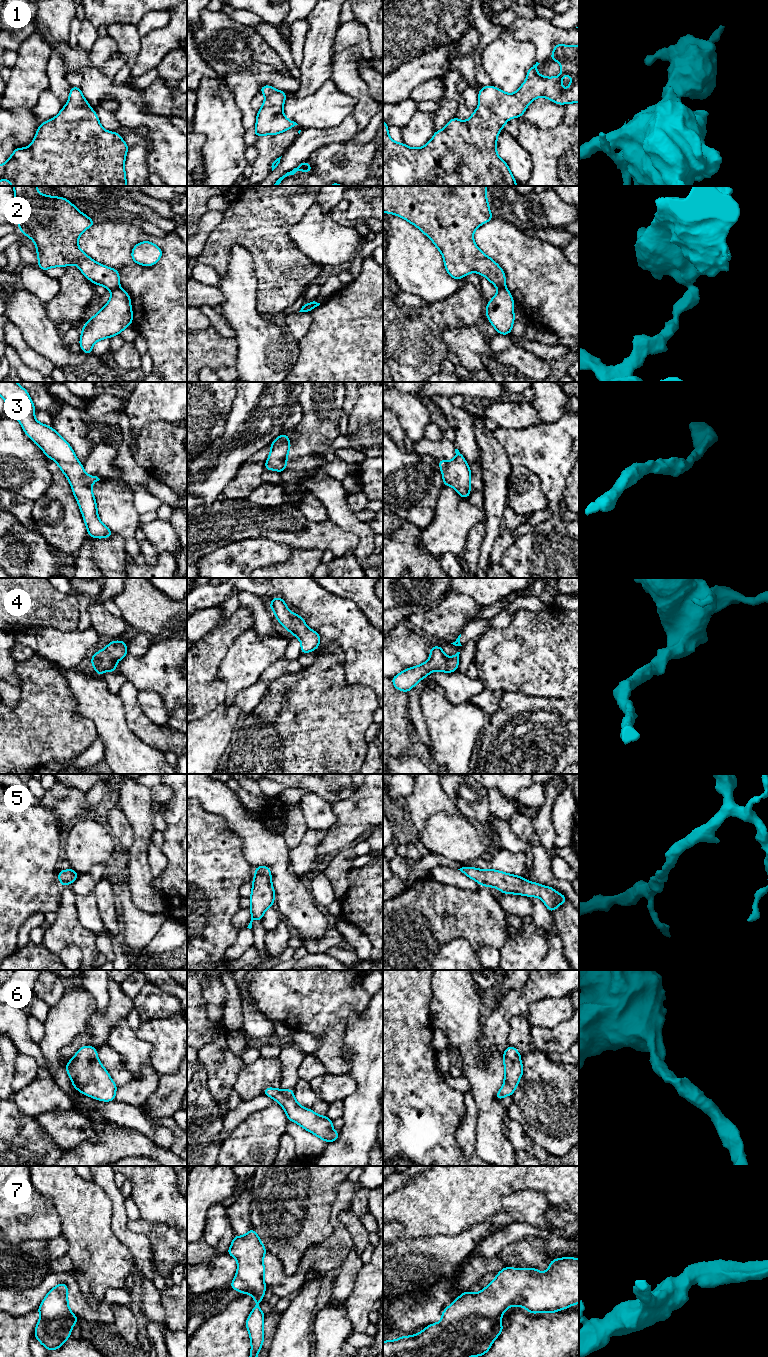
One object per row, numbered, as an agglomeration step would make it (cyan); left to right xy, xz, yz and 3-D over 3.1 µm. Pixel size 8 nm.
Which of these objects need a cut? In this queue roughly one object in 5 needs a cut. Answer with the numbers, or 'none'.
2

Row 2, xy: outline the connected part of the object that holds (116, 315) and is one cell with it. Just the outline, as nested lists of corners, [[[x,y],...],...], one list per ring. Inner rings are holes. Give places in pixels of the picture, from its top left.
[[[118,287],[112,291],[107,304],[85,323],[79,340],[81,350],[87,355],[92,354],[97,341],[120,334],[132,324],[132,320],[130,296]]]

